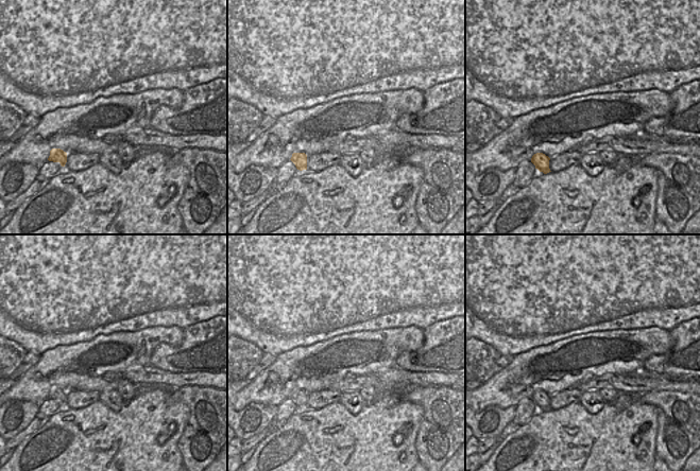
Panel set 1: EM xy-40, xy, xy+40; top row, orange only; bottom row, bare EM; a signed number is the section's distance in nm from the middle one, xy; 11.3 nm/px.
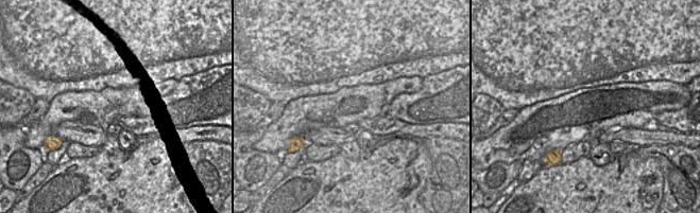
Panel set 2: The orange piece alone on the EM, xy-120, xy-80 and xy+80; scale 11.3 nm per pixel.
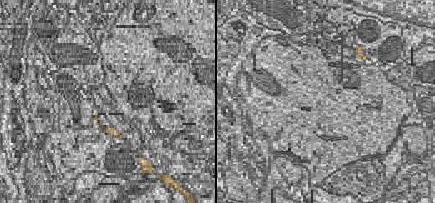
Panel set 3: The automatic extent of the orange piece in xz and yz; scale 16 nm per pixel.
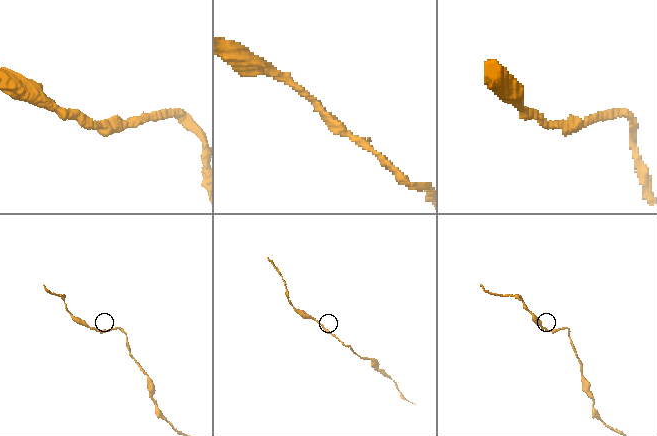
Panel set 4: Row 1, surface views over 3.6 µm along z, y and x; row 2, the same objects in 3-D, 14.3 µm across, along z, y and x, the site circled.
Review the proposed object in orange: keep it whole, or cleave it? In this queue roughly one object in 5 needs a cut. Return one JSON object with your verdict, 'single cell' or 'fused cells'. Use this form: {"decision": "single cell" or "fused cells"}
{"decision": "single cell"}

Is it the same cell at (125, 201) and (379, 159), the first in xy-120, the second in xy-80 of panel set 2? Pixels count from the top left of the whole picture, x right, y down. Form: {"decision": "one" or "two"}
{"decision": "one"}

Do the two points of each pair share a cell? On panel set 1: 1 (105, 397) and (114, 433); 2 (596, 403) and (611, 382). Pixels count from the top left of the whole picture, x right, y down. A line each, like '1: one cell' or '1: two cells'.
1: two cells
2: two cells

